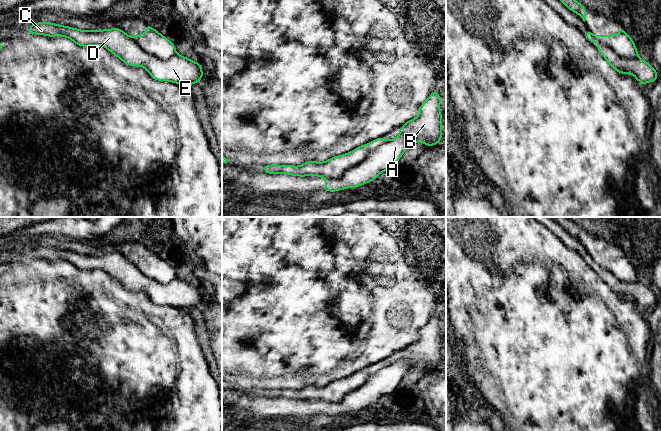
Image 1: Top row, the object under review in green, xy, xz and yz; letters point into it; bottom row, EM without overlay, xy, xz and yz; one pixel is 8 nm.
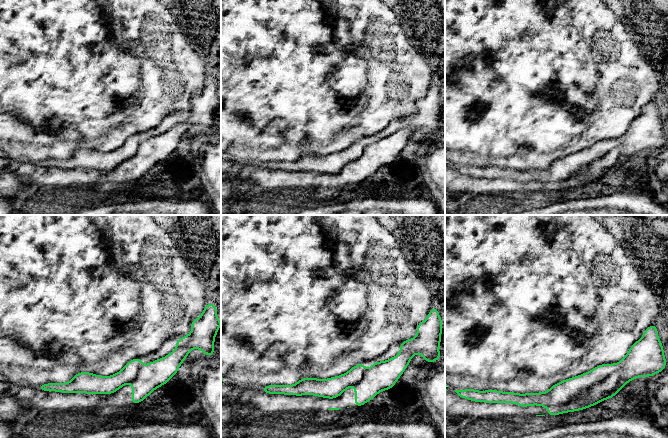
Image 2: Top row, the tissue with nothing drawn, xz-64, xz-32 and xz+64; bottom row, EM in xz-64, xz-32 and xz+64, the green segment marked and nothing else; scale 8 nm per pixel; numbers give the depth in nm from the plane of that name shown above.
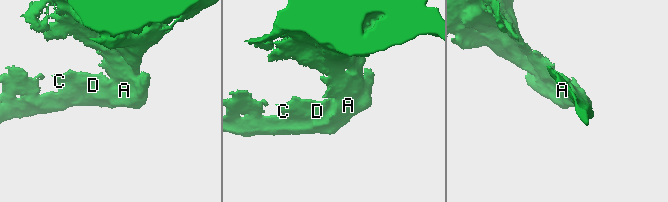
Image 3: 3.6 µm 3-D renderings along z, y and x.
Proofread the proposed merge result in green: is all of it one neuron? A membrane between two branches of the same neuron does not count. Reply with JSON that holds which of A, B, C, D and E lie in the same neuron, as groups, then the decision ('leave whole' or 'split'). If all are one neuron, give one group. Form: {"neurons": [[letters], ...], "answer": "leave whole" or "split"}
{"neurons": [["A"], ["B", "C", "D", "E"]], "answer": "split"}

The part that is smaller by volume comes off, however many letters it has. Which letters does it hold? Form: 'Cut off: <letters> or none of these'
Cut off: B, C, D, E

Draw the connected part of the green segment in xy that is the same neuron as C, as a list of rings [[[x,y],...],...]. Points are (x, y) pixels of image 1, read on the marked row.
[[[49,22],[29,25],[29,35],[63,36],[82,47],[101,45],[129,66],[144,67],[157,81],[170,81],[180,85],[197,84],[203,78],[200,62],[175,54],[163,60],[146,53],[119,27],[104,30],[79,30]]]

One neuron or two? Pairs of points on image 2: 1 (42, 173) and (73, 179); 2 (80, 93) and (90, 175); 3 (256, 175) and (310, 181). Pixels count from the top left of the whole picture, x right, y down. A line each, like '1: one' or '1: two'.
1: one
2: two
3: one

